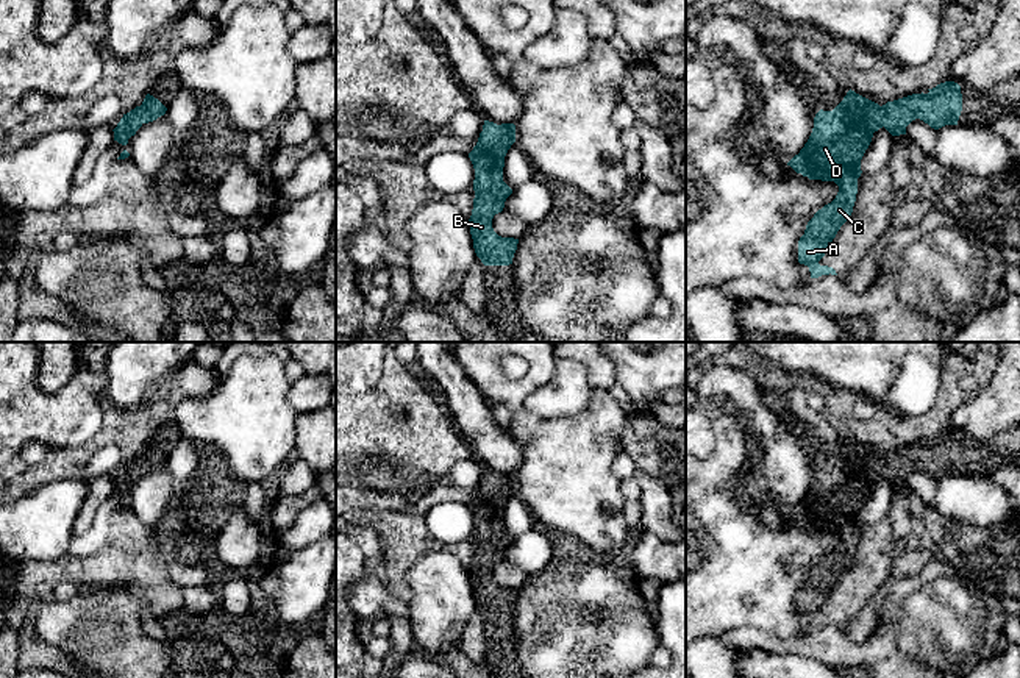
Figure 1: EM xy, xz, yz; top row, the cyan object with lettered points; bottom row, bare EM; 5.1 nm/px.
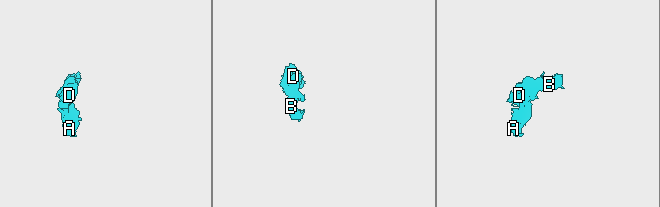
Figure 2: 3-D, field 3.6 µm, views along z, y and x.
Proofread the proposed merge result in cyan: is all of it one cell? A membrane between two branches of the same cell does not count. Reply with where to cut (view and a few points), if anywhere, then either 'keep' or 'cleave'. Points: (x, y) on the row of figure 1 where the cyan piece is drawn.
cut none; keep

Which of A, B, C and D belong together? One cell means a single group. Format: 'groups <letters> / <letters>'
groups A B C D

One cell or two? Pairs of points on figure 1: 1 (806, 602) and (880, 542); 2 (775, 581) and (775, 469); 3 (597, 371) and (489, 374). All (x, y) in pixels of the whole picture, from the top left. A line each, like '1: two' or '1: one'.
1: one
2: two
3: two

